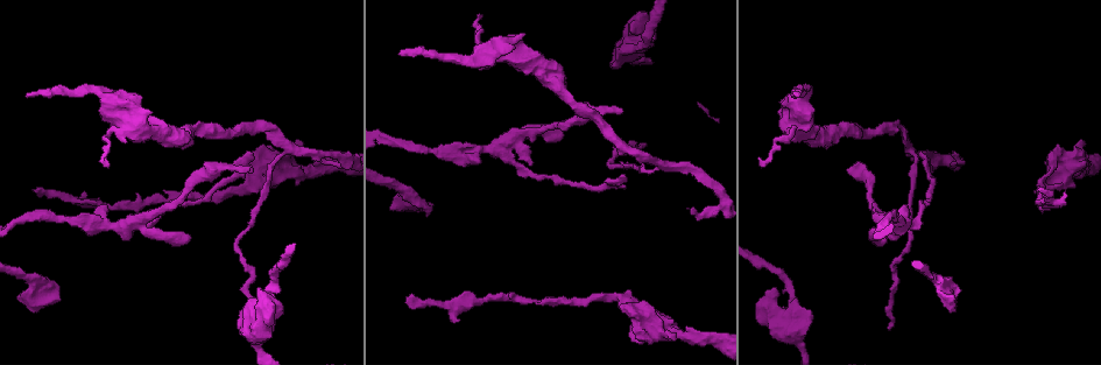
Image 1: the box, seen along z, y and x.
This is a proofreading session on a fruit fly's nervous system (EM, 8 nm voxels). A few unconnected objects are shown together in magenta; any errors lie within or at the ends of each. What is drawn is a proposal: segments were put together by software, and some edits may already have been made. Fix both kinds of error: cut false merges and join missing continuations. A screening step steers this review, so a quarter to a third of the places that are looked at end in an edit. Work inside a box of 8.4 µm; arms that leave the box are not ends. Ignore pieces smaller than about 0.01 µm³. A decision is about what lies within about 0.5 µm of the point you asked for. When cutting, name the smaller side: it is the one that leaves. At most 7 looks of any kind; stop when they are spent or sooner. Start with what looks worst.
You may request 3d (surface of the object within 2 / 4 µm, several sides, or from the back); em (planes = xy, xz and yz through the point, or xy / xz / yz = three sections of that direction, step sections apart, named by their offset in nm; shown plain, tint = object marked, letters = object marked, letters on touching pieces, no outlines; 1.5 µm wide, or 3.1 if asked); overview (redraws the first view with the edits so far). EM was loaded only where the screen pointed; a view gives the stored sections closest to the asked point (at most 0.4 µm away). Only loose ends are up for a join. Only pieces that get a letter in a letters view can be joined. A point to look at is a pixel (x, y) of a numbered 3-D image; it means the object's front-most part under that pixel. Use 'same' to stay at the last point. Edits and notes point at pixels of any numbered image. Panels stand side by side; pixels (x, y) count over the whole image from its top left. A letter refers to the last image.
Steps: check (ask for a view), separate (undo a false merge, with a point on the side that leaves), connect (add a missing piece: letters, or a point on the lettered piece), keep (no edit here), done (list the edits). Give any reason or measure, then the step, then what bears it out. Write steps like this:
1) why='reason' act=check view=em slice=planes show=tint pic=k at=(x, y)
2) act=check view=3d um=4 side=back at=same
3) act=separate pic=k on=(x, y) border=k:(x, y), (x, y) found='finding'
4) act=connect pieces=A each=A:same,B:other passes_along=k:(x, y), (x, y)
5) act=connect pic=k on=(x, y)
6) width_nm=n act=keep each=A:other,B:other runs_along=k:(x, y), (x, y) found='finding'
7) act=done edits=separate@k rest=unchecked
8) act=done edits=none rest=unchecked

why='branch stops here' act=check view=3d um=4 pic=1 at=(799, 95)

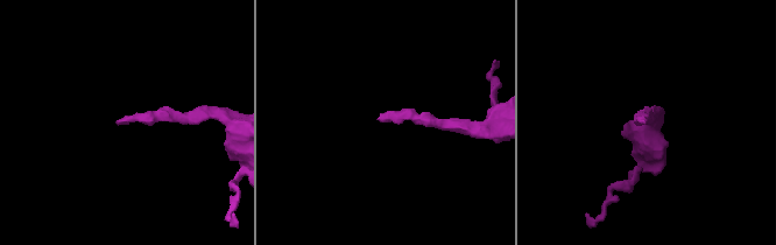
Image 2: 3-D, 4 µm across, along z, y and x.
act=check view=em slice=yz step=8 show=tint pic=2 at=(379, 117)

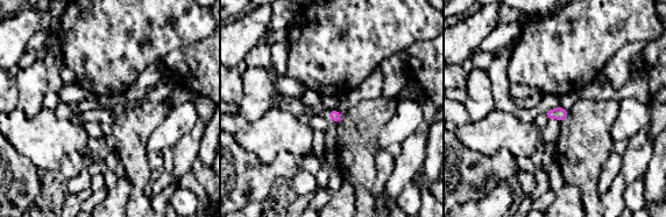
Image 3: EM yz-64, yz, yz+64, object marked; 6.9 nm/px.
why='another direction' act=check view=em slice=planes show=letters at=same

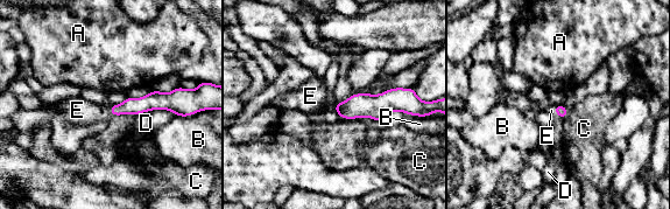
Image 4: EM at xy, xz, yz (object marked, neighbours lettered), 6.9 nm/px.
act=connect pieces=E each=A:other,B:other,C:other,D:other,E:same found='the cell continues'

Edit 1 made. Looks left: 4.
why='branch stops here' act=check view=em slice=planes show=tint pic=1 at=(407, 298)

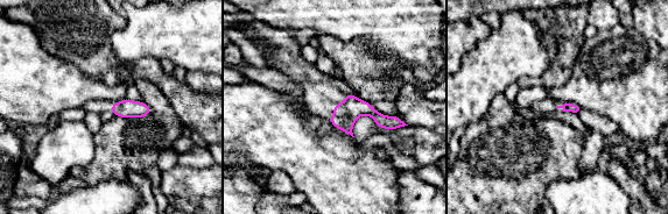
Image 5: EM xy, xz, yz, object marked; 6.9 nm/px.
act=check view=em slice=planes show=letters at=same

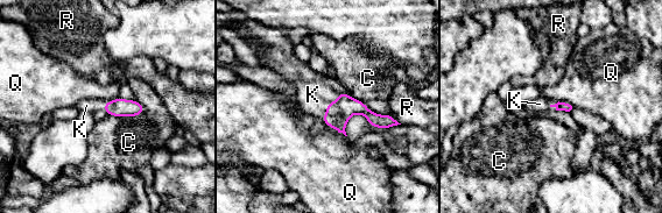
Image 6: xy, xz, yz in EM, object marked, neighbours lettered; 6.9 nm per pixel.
longest_contact=C:260nm act=connect pieces=K each=C:other,K:same,Q:other,R:other passes_along=6:(338, 112), (326, 105), (312, 94) found='the cell continues'

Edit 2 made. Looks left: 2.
act=done edits=connect@4,connect@6 rest=unchecked

